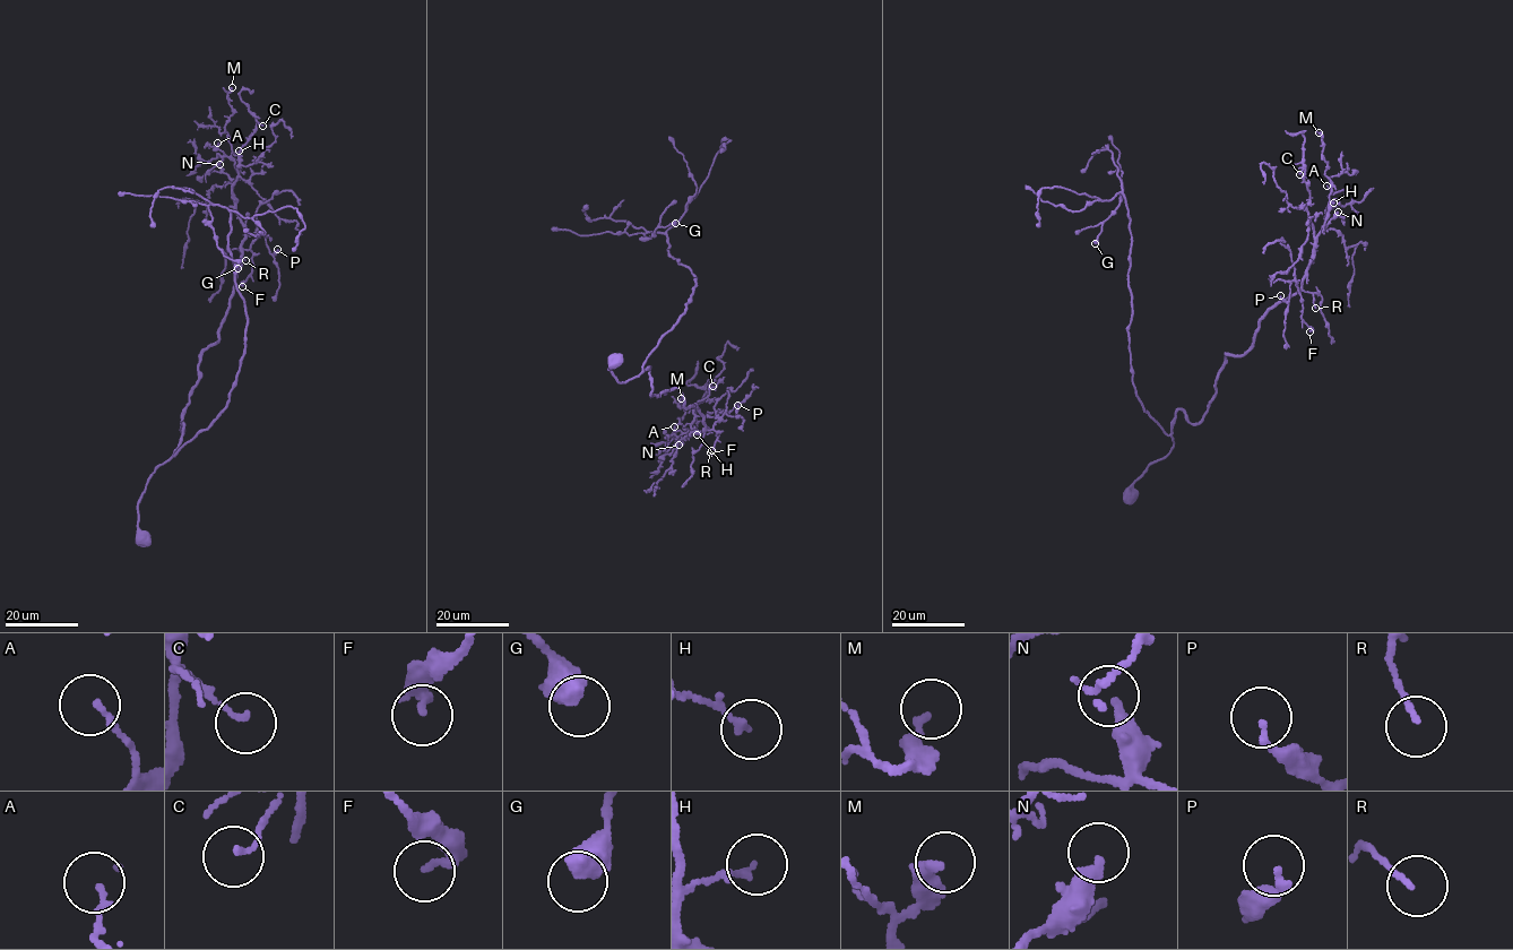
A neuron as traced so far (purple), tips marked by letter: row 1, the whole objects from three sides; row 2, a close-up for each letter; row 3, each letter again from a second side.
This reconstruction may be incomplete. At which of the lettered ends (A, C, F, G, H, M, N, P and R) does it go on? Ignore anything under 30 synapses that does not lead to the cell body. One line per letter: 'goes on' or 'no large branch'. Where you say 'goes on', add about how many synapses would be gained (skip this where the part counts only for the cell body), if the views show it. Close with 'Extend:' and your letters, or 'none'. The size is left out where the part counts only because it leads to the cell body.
A: no large branch
C: no large branch
F: no large branch
G: no large branch
H: no large branch
M: no large branch
N: no large branch
P: no large branch
R: no large branch
Extend: none

